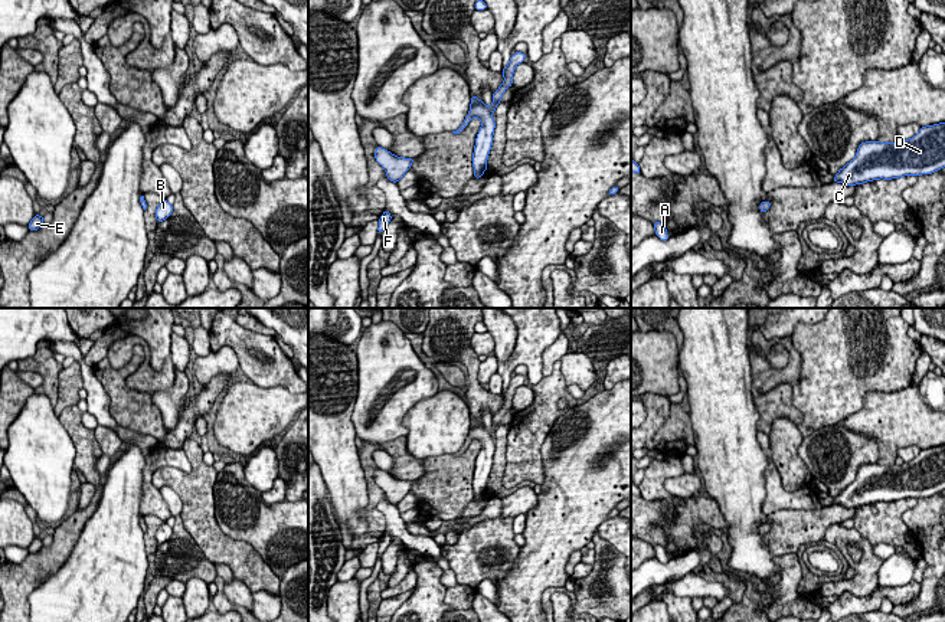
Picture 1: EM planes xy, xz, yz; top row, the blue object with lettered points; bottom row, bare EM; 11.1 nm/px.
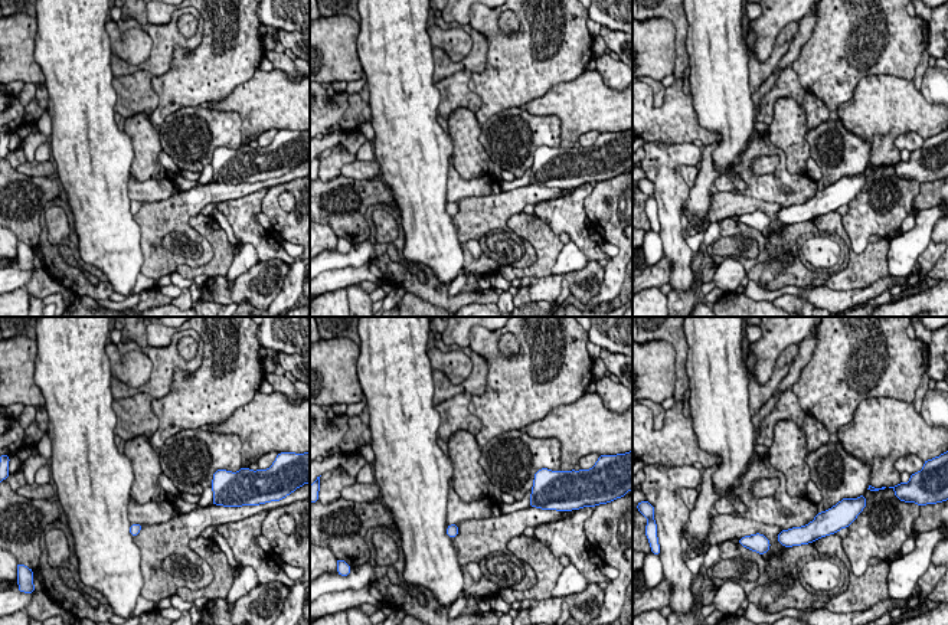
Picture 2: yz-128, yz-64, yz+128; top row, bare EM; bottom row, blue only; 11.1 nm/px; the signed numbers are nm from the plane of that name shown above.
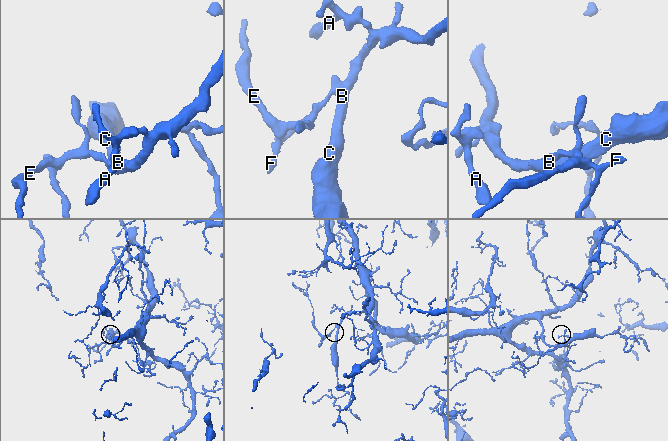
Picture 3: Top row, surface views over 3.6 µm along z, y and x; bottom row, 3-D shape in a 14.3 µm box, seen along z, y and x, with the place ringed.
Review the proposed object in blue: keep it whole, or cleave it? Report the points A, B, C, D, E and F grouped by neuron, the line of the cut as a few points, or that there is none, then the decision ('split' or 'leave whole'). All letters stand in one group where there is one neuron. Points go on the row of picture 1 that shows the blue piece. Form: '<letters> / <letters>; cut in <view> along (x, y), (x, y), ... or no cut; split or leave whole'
A B C D E F; no cut; leave whole

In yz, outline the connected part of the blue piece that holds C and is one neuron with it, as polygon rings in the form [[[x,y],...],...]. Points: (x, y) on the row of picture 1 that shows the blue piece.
[[[945,122],[921,127],[919,132],[902,143],[866,141],[857,148],[856,157],[836,173],[833,183],[846,186],[863,184],[872,180],[890,180],[903,176],[932,174],[945,167]]]

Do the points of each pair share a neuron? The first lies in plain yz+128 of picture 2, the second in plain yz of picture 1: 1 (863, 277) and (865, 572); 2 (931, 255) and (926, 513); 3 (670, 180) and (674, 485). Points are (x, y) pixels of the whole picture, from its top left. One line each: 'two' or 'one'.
1: one
2: one
3: two

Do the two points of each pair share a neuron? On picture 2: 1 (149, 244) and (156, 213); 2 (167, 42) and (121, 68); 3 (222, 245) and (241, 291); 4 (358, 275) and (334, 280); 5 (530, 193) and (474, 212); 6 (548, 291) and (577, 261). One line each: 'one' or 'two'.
1: one
2: one
3: two
4: one
5: one
6: two

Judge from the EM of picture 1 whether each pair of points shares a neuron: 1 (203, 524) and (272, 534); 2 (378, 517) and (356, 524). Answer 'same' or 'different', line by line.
1: different
2: different

